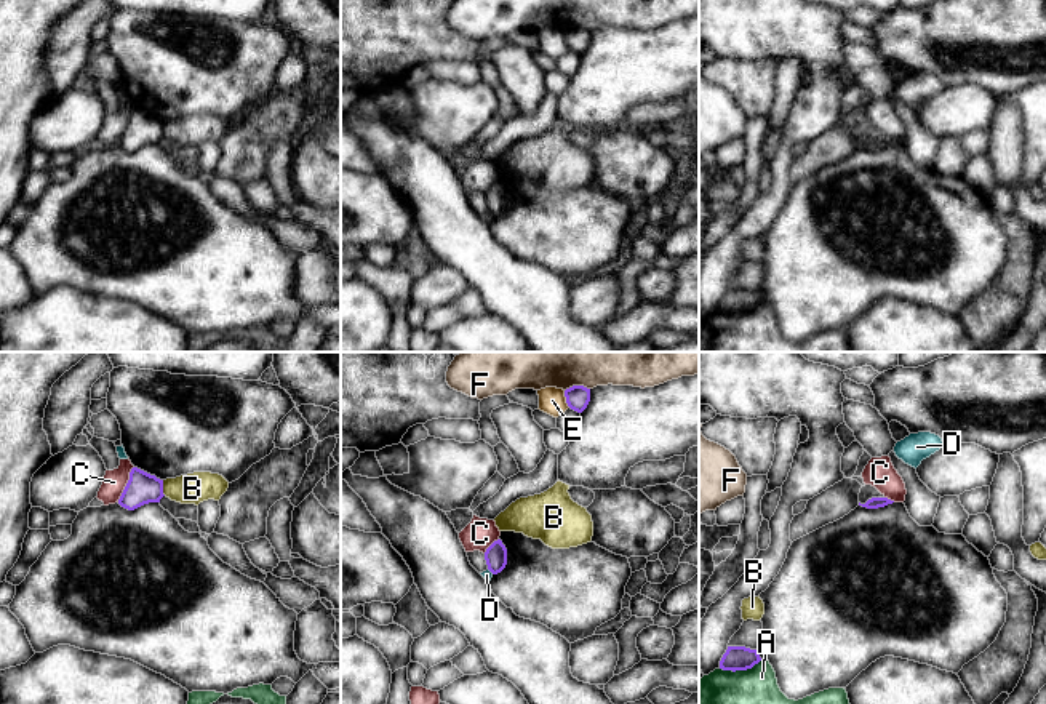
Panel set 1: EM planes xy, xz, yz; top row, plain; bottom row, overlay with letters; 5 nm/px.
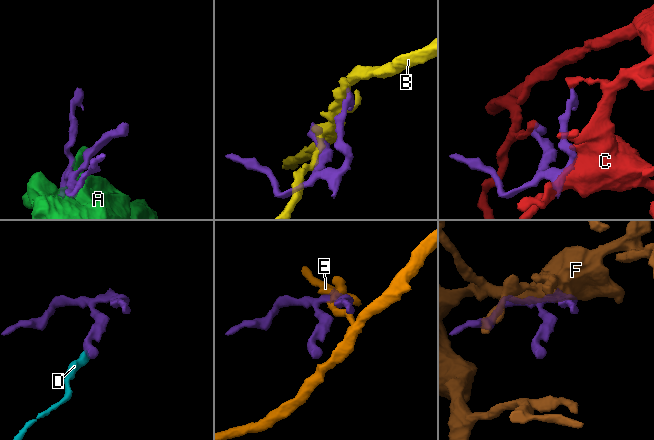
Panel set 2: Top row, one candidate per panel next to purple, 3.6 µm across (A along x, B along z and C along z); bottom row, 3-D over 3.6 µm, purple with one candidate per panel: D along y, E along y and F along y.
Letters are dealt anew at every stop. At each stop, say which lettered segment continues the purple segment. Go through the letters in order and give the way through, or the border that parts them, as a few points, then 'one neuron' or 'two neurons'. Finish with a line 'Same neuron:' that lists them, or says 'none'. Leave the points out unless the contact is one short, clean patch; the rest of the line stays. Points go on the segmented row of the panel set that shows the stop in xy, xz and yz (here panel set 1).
A: two neurons
B: two neurons
C: two neurons
D: border along xz (488, 568), (493, 573); two neurons
E: two neurons
F: border along xz (589, 388), (570, 386), (565, 391); two neurons
Same neuron: none

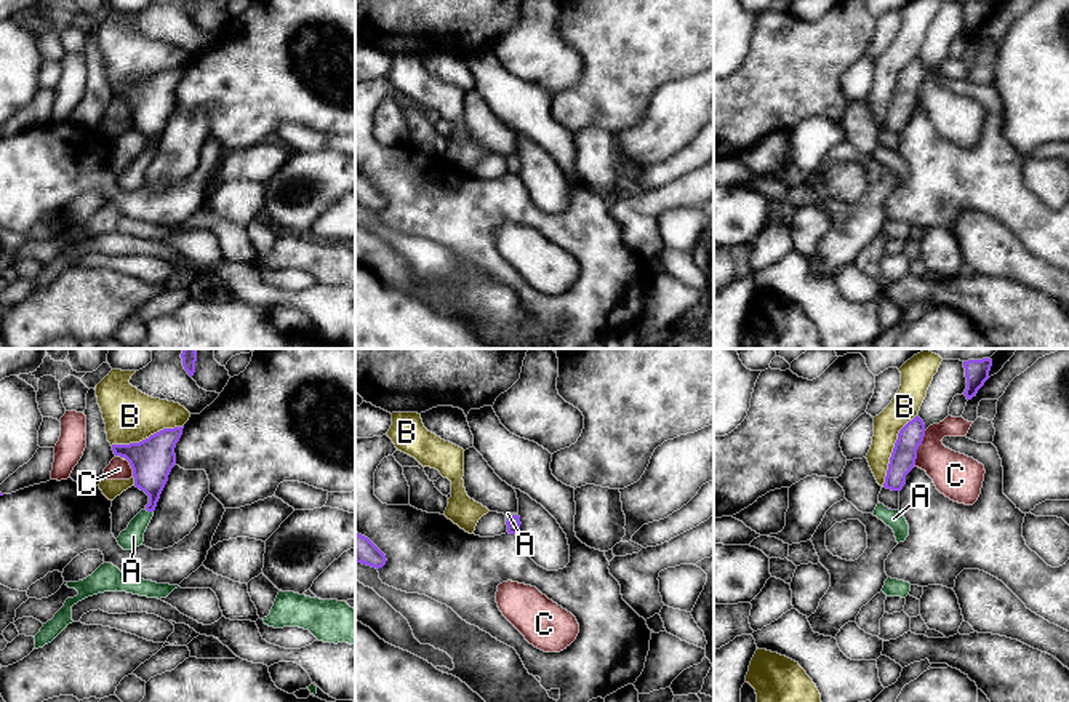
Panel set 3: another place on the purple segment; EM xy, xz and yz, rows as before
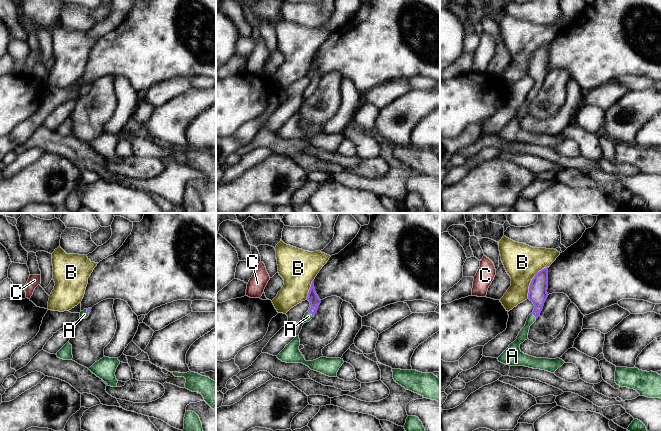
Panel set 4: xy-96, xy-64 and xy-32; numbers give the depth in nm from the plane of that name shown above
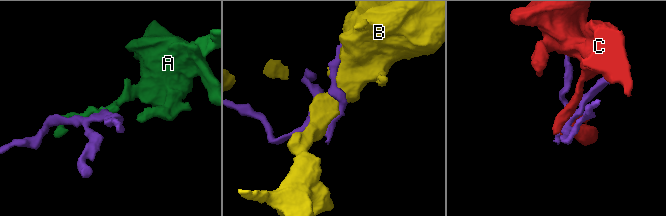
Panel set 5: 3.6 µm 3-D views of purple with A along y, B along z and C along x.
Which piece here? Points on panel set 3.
A: runs through xy (151, 461), (149, 510), (133, 536); one neuron
B: two neurons
C: two neurons
Same neuron: A

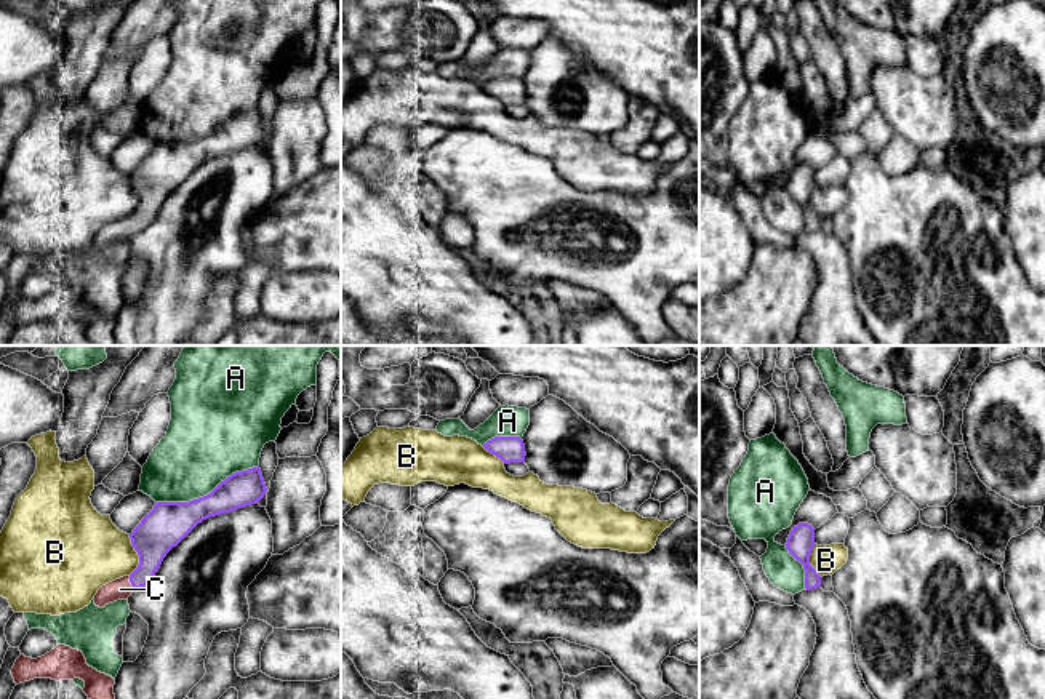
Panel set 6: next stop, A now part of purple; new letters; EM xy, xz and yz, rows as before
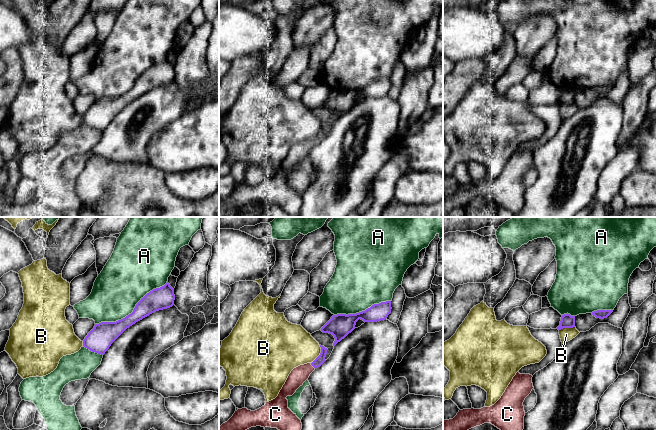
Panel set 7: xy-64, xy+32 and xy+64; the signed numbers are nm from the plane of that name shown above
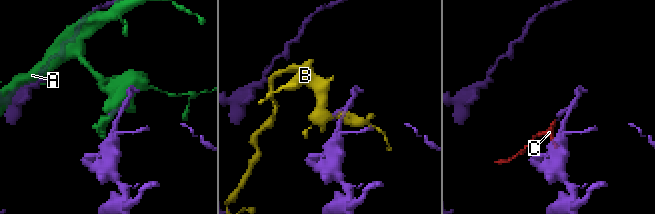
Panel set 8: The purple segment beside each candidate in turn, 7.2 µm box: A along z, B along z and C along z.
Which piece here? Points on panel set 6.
A: two neurons
B: two neurons
C: runs through xy (152, 539), (149, 565), (132, 584), (120, 589); one neuron
Same neuron: C

